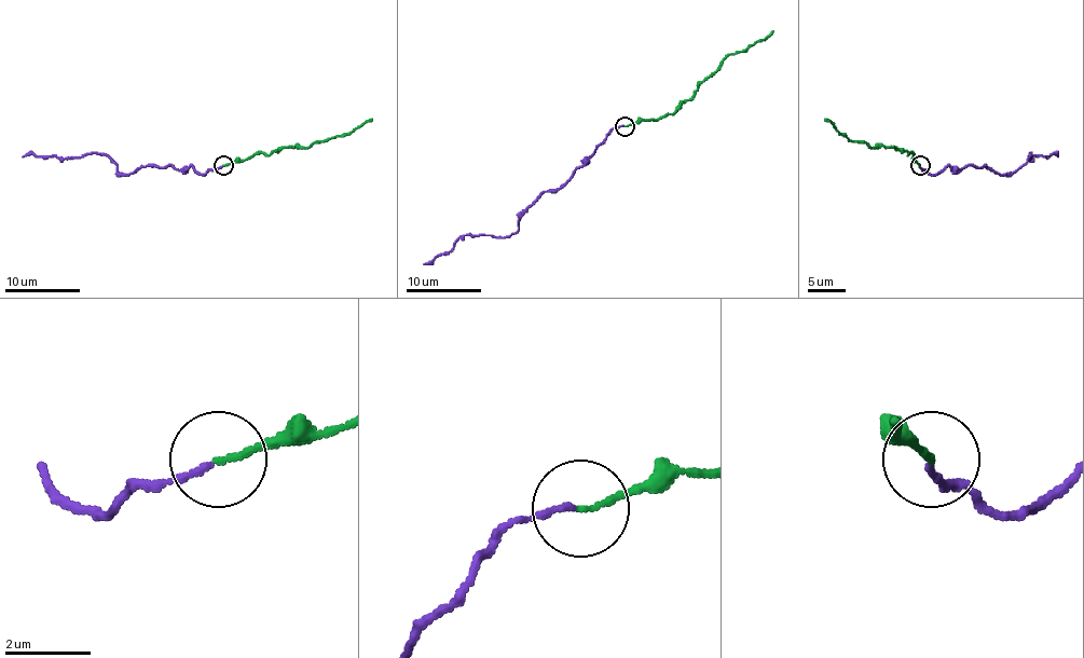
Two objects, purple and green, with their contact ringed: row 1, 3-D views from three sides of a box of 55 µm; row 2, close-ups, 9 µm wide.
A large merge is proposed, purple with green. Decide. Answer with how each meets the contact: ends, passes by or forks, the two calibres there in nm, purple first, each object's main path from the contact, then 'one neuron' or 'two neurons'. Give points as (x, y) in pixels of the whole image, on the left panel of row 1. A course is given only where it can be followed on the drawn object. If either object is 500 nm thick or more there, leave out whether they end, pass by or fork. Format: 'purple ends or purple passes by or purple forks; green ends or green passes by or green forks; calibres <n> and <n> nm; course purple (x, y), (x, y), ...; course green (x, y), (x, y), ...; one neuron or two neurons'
purple ends; green ends; calibres 160 and 140 nm; course purple (222, 166), (205, 174), (166, 164), (122, 174), (103, 153), (23, 158); course green (224, 164), (289, 146), (310, 148), (315, 142), (351, 133), (371, 118); two neurons

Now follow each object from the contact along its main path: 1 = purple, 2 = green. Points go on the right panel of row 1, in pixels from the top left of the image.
1: (920, 166), (930, 174), (974, 164), (1007, 174), (1027, 163), (1028, 153), (1028, 159), (1058, 158)
2: (920, 164), (913, 159), (913, 153), (892, 146), (869, 148), (864, 142), (851, 142), (825, 118)

